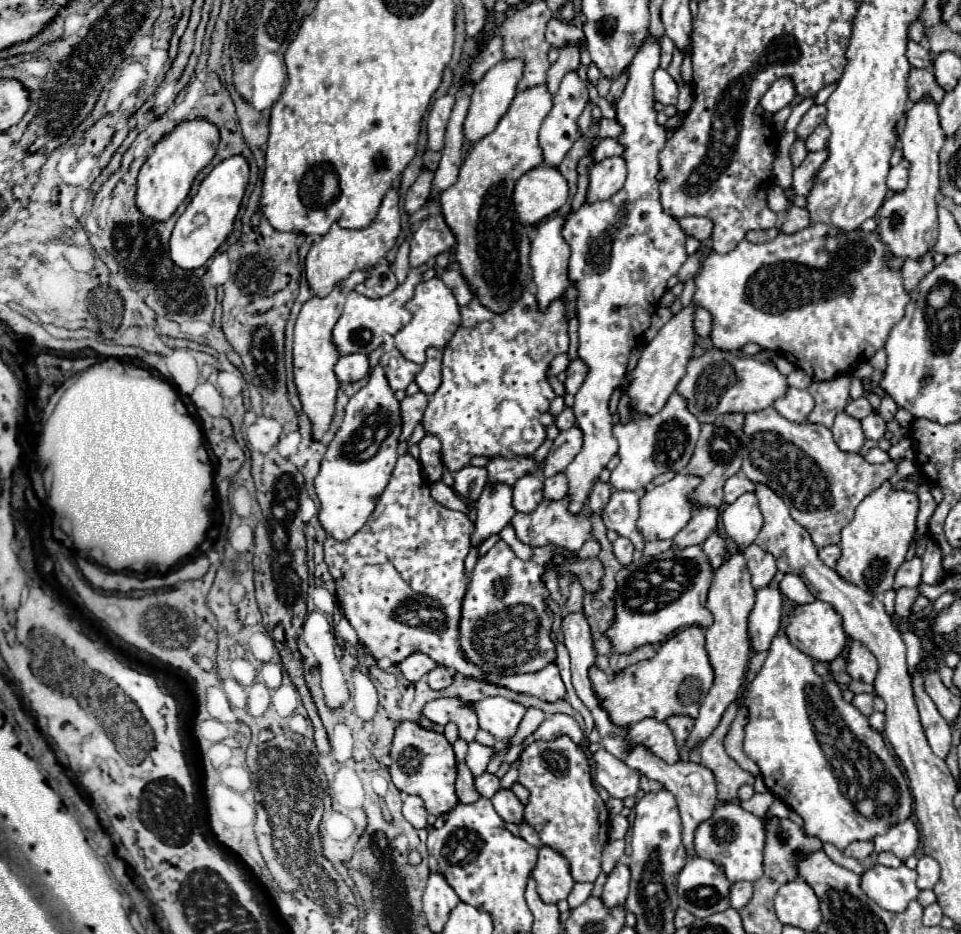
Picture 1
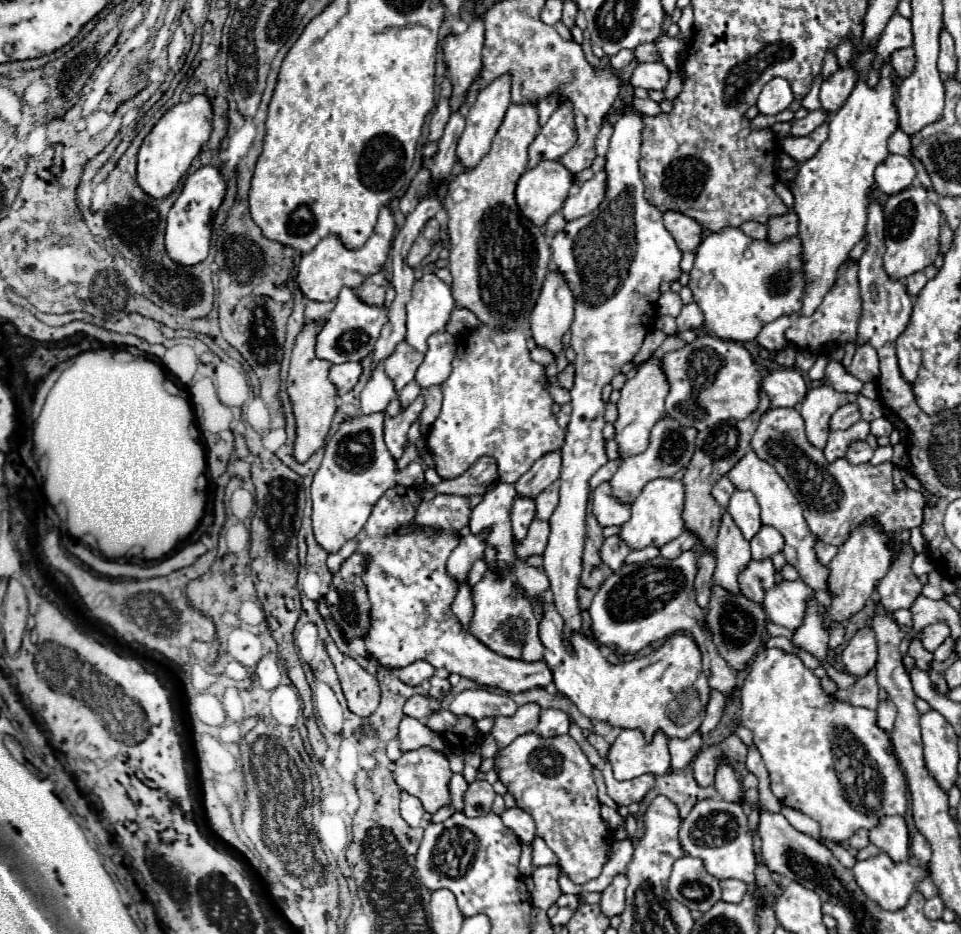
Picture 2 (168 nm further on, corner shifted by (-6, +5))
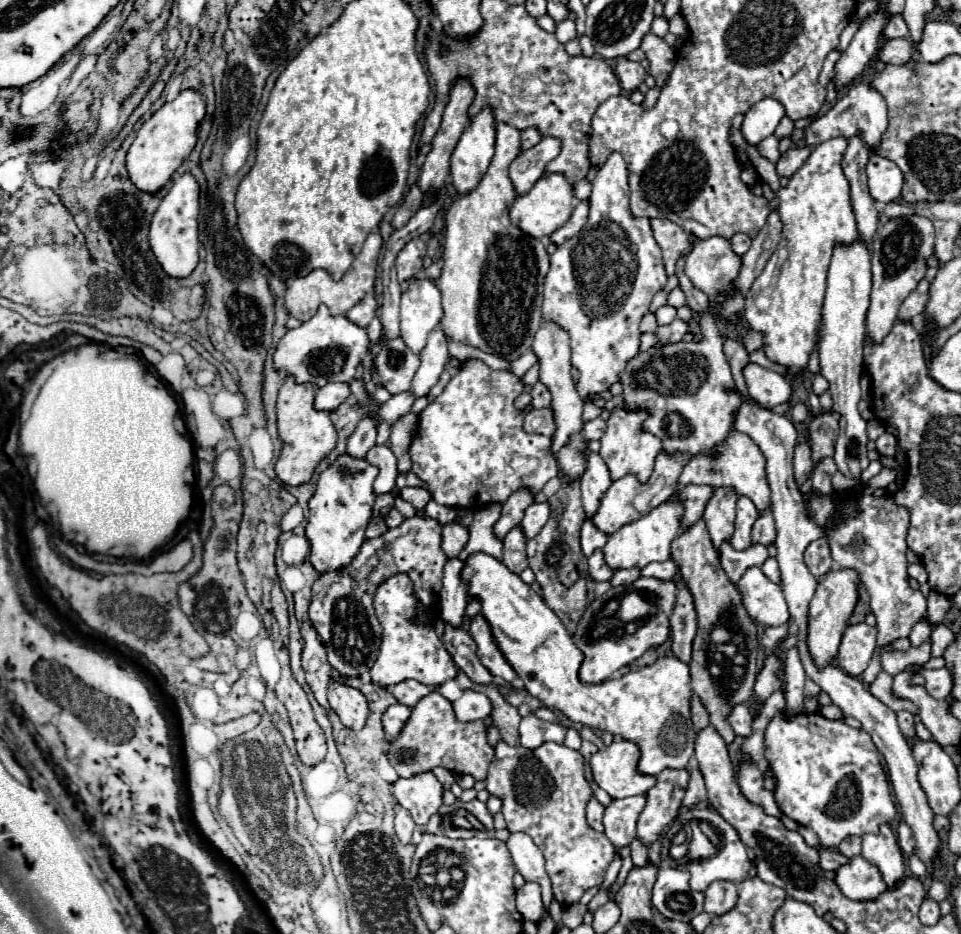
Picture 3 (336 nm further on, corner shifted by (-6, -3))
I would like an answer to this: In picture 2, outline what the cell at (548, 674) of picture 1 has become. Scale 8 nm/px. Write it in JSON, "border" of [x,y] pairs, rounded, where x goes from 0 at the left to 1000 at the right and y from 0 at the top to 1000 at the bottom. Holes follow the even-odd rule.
{"border":[[[412,520],[400,527],[400,531],[391,537],[383,559],[377,563],[377,570],[373,570],[373,574],[368,574],[368,578],[360,580],[350,593],[341,593],[341,608],[343,612],[352,612],[356,600],[360,600],[360,595],[368,593],[368,591],[381,591],[381,595],[385,595],[385,604],[379,612],[379,625],[383,630],[383,638],[385,638],[385,677],[381,683],[381,696],[387,704],[391,704],[400,715],[420,715],[433,707],[441,707],[445,711],[450,711],[454,717],[464,717],[468,722],[479,722],[483,726],[489,726],[493,730],[497,730],[499,734],[514,734],[520,737],[524,741],[537,743],[537,741],[545,741],[552,737],[562,737],[574,730],[572,717],[568,715],[568,711],[562,709],[541,709],[541,707],[531,707],[527,702],[518,702],[516,698],[510,698],[510,694],[506,694],[499,685],[493,685],[493,681],[485,675],[481,675],[481,670],[477,668],[477,662],[468,655],[468,647],[472,645],[472,638],[477,634],[477,625],[472,625],[472,621],[468,621],[468,617],[464,617],[464,600],[468,595],[468,591],[475,587],[479,574],[477,572],[468,572],[468,570],[458,570],[452,572],[452,567],[445,565],[433,565],[429,572],[422,574],[412,574],[410,565],[429,559],[431,548],[437,540],[437,531],[435,531],[435,522],[431,520]]]}

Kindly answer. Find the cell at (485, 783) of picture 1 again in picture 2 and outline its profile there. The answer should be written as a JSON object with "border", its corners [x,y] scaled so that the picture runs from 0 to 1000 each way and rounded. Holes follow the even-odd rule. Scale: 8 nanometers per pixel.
{"border":[[[495,835],[487,842],[485,850],[483,850],[483,863],[481,863],[481,869],[487,874],[487,876],[493,876],[493,874],[504,874],[510,869],[512,861],[514,861],[514,846],[512,842],[506,837],[506,835]]]}

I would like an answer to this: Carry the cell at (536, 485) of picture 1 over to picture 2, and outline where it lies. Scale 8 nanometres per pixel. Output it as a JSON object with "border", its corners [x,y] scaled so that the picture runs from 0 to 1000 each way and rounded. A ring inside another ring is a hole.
{"border":[[[535,535],[533,544],[533,567],[535,580],[543,580],[547,576],[549,563],[556,557],[556,535]]]}

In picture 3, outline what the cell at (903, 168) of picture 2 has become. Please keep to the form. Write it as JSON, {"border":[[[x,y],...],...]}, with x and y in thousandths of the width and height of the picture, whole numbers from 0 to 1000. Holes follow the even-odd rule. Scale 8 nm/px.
{"border":[[[905,165],[905,173],[901,178],[903,186],[903,199],[905,199],[905,210],[912,216],[924,218],[937,212],[939,206],[939,184],[934,184],[934,178],[928,171],[922,171],[920,167]]]}

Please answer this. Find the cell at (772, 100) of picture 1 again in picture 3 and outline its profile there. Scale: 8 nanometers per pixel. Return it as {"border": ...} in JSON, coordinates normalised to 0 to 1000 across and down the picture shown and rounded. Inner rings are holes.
{"border":[[[795,105],[789,111],[785,111],[774,122],[774,131],[772,131],[772,143],[776,152],[789,154],[797,146],[801,146],[816,124],[818,124],[816,113],[807,105]]]}

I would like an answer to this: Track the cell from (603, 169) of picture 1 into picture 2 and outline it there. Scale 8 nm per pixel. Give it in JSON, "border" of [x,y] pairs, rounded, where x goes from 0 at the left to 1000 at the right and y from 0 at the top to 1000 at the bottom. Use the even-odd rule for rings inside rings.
{"border":[[[622,184],[618,186],[612,195],[608,195],[601,203],[601,208],[591,210],[587,223],[585,223],[585,231],[589,238],[599,236],[604,231],[614,229],[629,210],[629,201],[631,201],[631,184]]]}

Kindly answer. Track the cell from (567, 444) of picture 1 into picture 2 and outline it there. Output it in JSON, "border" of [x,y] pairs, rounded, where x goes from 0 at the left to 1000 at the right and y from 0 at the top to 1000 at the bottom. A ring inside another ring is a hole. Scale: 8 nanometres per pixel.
{"border":[[[574,484],[572,488],[564,488],[564,493],[556,495],[554,501],[537,514],[537,529],[541,533],[558,533],[574,516],[581,514],[583,499],[585,499],[583,484]]]}

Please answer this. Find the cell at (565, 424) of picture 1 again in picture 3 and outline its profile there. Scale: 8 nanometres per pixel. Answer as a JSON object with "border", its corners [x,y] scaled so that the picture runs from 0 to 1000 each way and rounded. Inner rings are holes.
{"border":[[[572,437],[552,439],[545,450],[545,460],[574,467],[576,465],[576,441],[572,441]]]}

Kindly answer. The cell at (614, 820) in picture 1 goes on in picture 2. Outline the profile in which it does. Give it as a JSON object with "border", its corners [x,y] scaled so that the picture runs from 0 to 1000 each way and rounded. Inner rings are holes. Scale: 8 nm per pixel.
{"border":[[[624,861],[624,874],[626,874],[626,878],[629,878],[637,889],[639,889],[641,884],[649,882],[649,880],[647,880],[647,876],[645,876],[645,872],[643,872],[639,865],[631,863],[631,861]]]}

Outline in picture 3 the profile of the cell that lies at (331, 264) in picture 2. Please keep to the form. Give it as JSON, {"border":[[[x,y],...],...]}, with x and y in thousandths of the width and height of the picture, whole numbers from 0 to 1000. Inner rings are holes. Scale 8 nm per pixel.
{"border":[[[389,246],[381,259],[377,270],[370,274],[370,278],[366,281],[366,285],[362,287],[362,291],[356,296],[356,300],[348,300],[343,296],[343,291],[331,287],[314,298],[308,298],[302,302],[300,313],[298,313],[298,330],[302,334],[302,338],[310,340],[310,343],[323,343],[323,338],[327,338],[327,334],[331,332],[333,325],[339,325],[343,330],[345,336],[360,336],[366,328],[370,328],[381,315],[389,313],[389,300],[391,300],[391,285],[393,285],[393,274],[398,268],[398,253],[393,246]]]}

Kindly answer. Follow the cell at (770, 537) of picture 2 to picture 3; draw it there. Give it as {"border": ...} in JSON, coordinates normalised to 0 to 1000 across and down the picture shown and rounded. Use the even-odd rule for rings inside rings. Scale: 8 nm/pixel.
{"border":[[[797,548],[795,552],[791,552],[783,565],[783,582],[805,582],[805,574],[807,574],[807,565],[805,565],[805,555],[801,548]]]}

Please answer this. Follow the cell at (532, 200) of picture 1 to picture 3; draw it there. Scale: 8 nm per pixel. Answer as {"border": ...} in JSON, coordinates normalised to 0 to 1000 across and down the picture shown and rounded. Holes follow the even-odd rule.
{"border":[[[568,184],[547,208],[539,210],[531,223],[531,236],[547,251],[556,253],[556,255],[566,255],[572,253],[579,244],[583,244],[585,240],[591,238],[595,225],[599,221],[599,212],[597,212],[597,203],[595,197],[579,184]]]}

